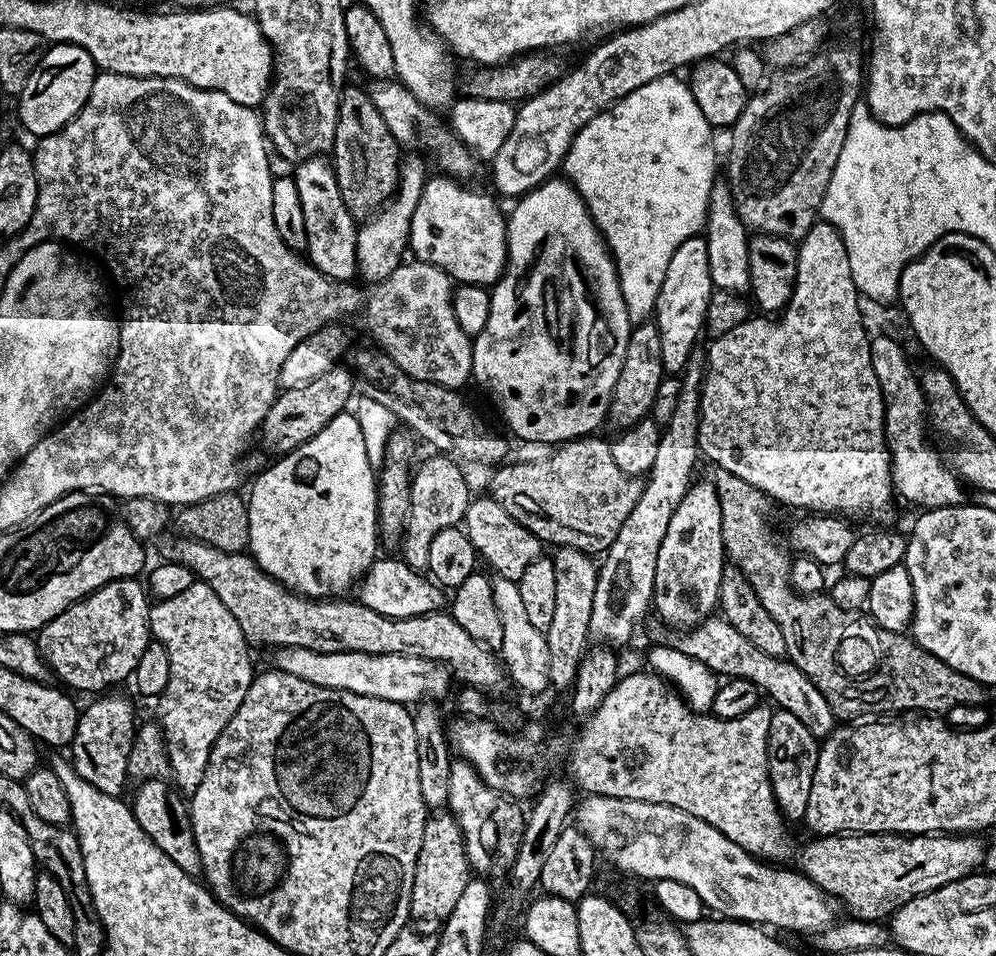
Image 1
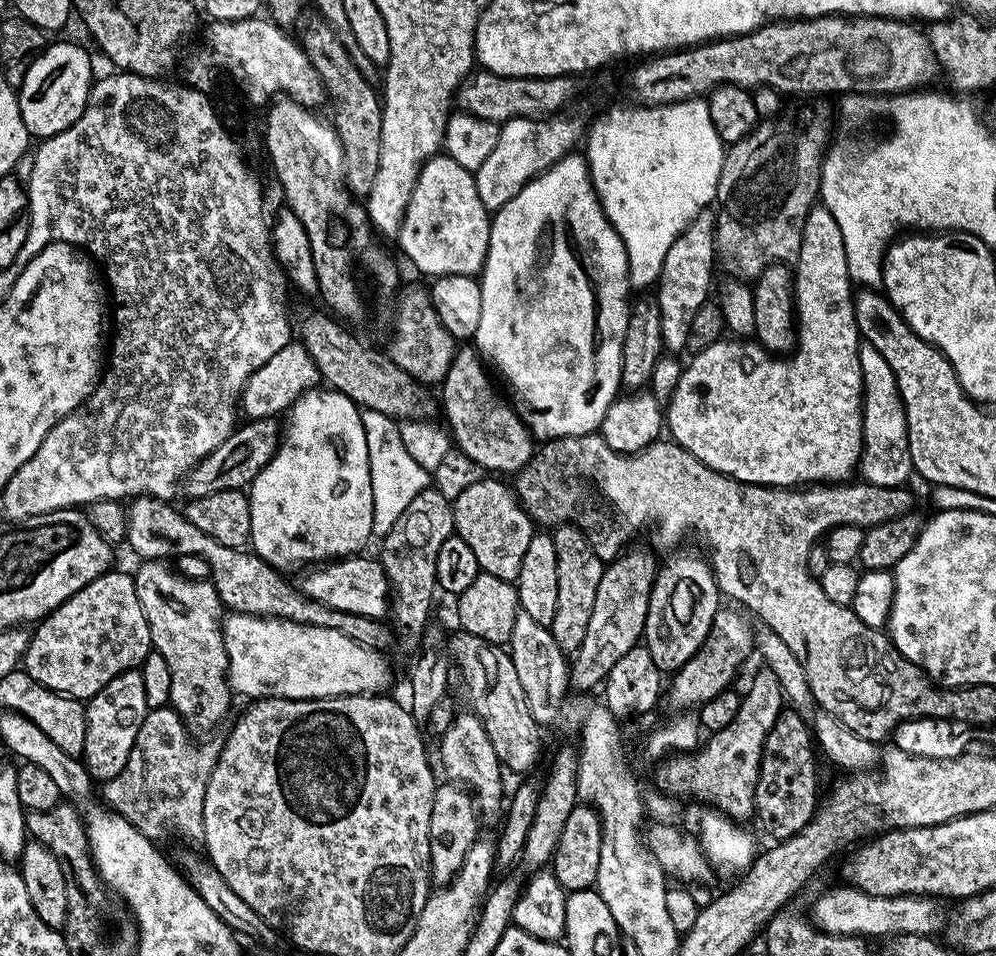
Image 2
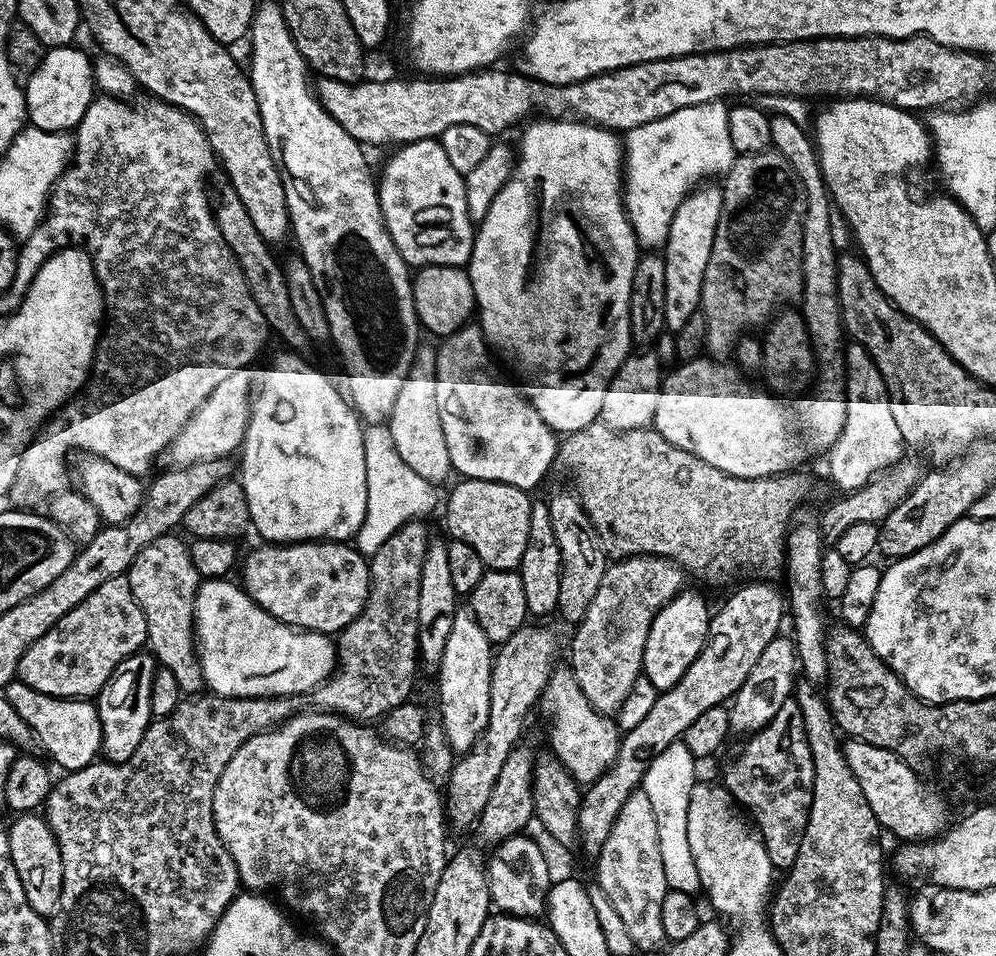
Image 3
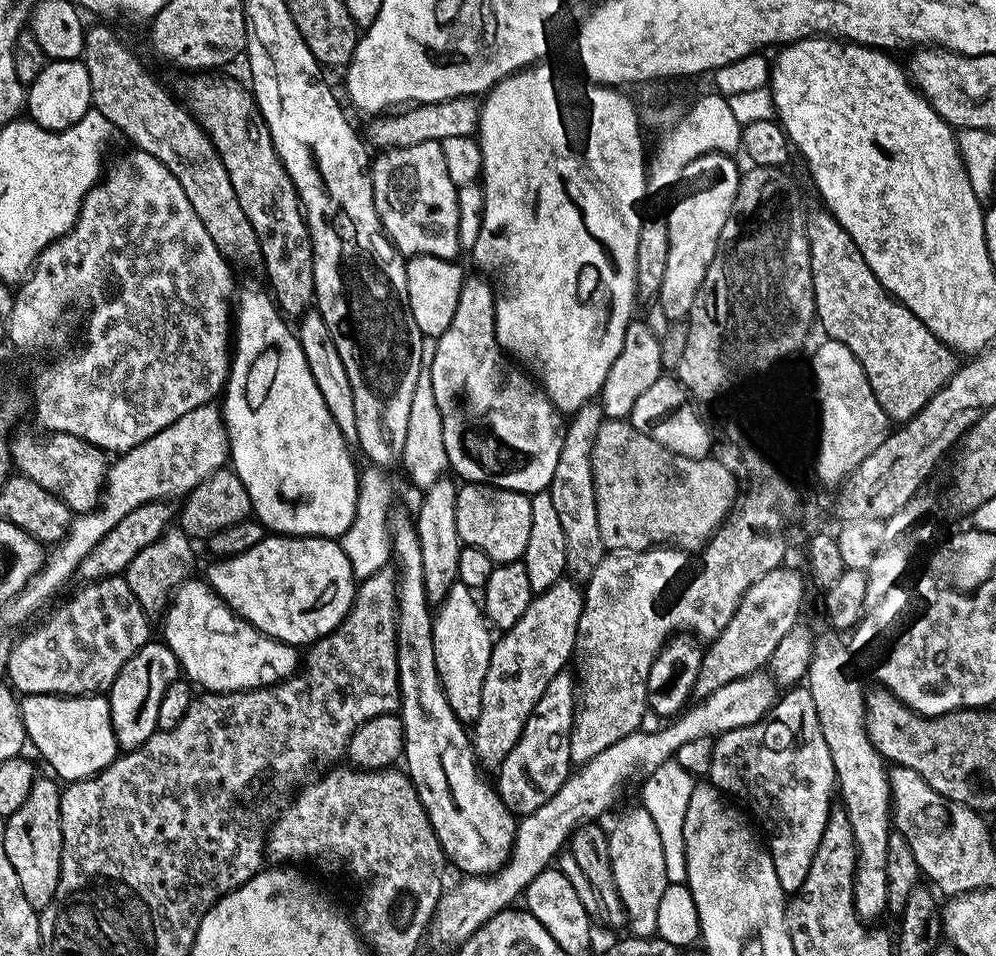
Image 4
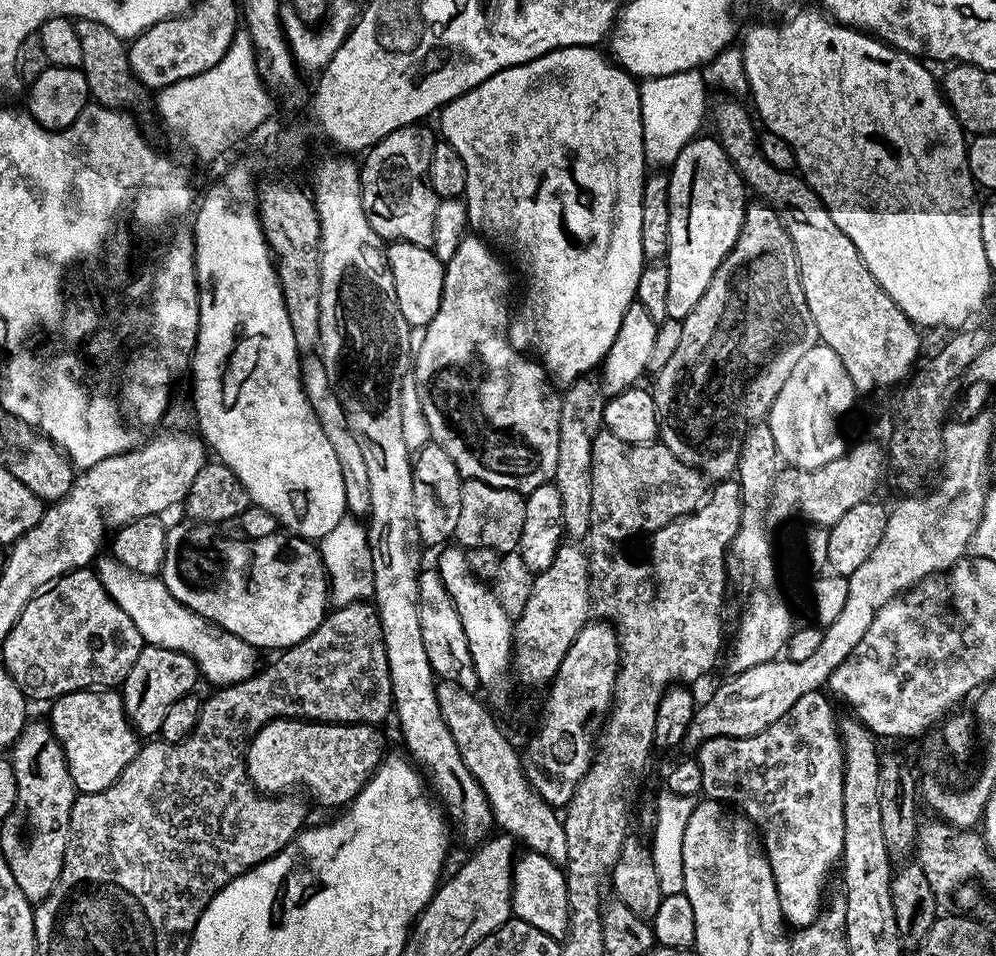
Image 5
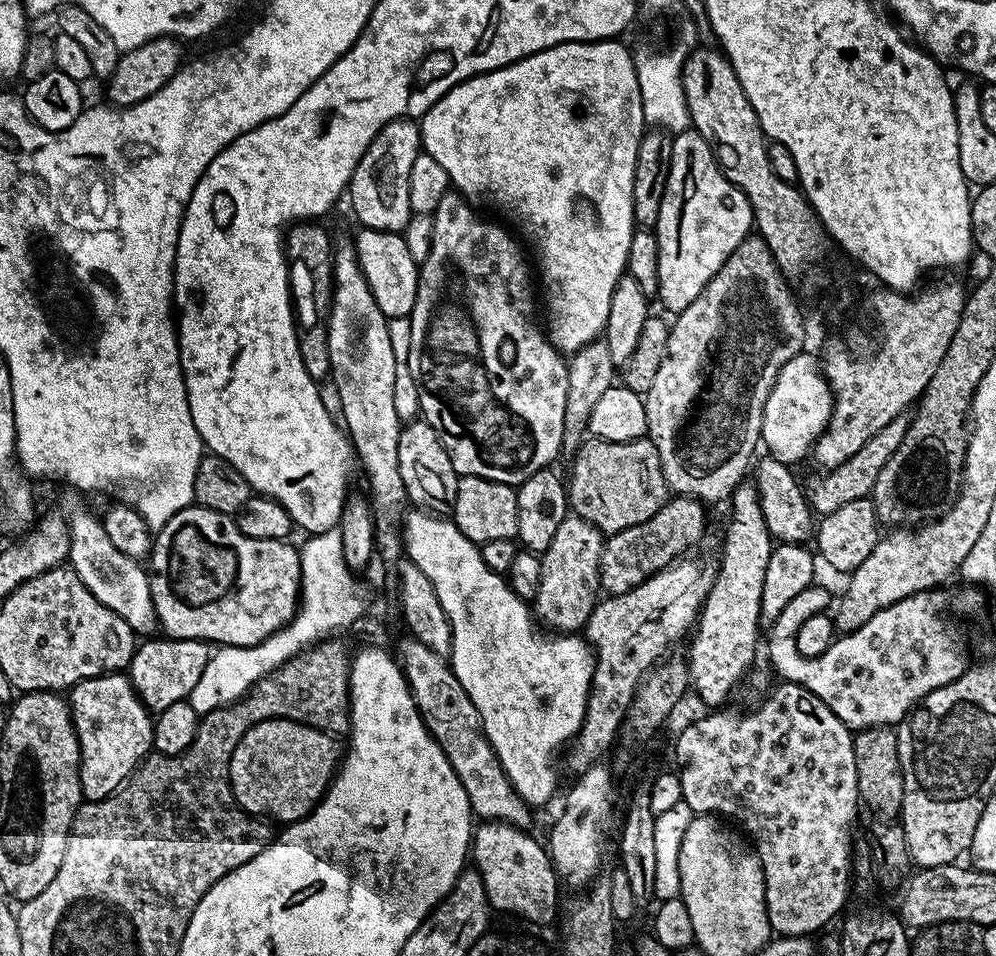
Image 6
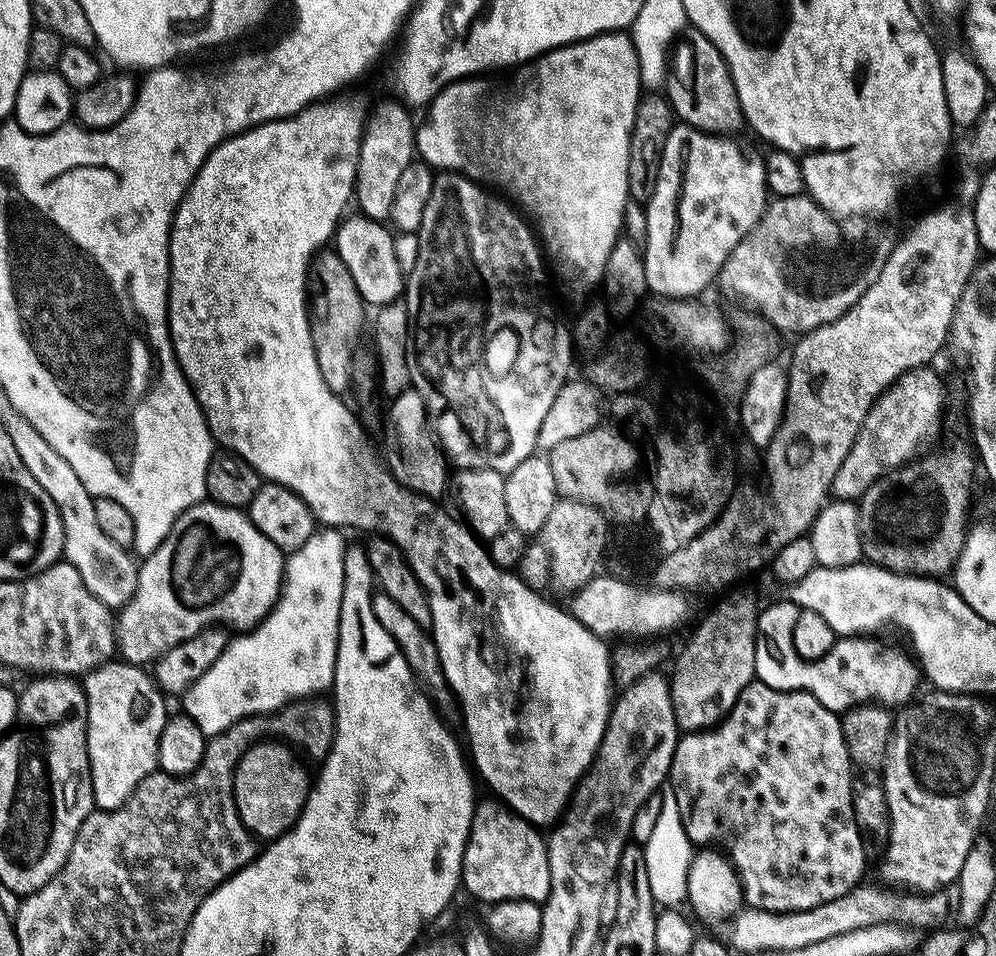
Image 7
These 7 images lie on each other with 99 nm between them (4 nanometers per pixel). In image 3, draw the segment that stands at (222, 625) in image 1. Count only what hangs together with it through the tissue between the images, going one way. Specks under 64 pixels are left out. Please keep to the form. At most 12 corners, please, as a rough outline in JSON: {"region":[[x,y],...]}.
{"region":[[160,536],[126,575],[147,647],[181,693],[205,687],[189,545]]}

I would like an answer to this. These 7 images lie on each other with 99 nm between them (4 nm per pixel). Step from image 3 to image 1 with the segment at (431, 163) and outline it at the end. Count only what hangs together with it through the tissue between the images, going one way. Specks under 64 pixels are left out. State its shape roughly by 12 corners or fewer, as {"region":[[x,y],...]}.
{"region":[[436,174],[410,222],[410,252],[457,285],[508,265],[505,213]]}

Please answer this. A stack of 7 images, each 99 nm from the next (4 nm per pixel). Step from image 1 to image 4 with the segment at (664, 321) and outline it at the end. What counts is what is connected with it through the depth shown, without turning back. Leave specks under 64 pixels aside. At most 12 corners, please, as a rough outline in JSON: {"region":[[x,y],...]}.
{"region":[[731,155],[686,166],[666,213],[658,303],[694,306],[742,175]]}

